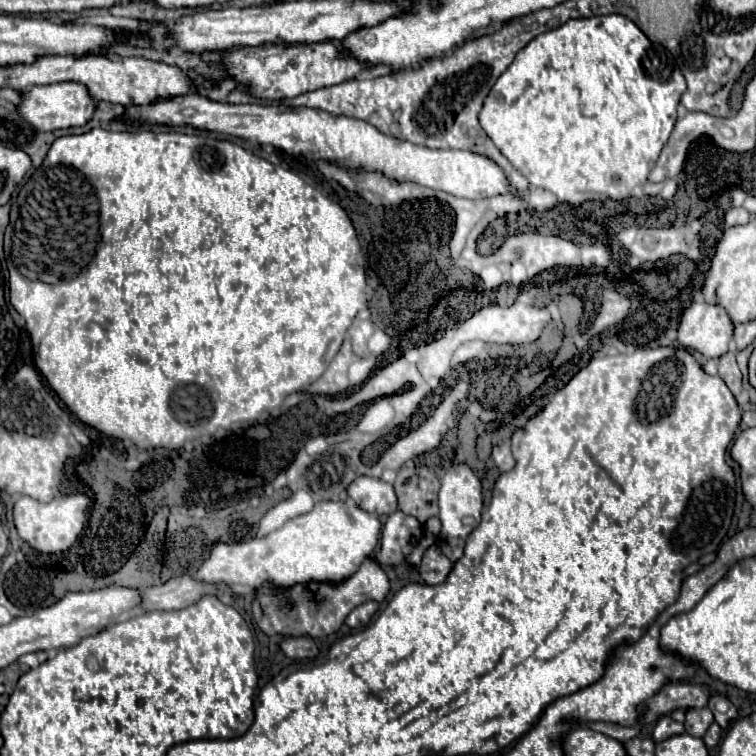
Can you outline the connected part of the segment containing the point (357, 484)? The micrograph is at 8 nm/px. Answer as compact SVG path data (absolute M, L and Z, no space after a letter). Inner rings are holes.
M358 477L348 487L350 499L364 511L376 515L390 515L398 509L396 491L390 483L374 477Z

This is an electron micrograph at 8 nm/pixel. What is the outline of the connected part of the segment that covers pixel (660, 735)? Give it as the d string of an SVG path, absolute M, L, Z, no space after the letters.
M670 715L660 717L656 727L654 727L654 739L656 741L664 741L666 737L672 737L672 735L678 735L678 733L684 733L684 725L674 721Z

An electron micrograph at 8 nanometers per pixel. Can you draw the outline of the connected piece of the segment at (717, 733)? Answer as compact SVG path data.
M712 723L710 729L708 729L706 735L704 735L706 747L708 747L708 749L714 749L714 747L720 743L720 739L722 739L722 729L718 727L718 723Z

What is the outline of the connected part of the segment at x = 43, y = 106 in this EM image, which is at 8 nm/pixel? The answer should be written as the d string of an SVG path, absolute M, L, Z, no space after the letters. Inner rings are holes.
M52 83L52 85L36 85L22 93L22 105L18 107L20 115L34 125L38 131L56 131L56 129L68 129L68 127L82 127L86 125L94 111L96 101L86 93L84 85L78 83Z

